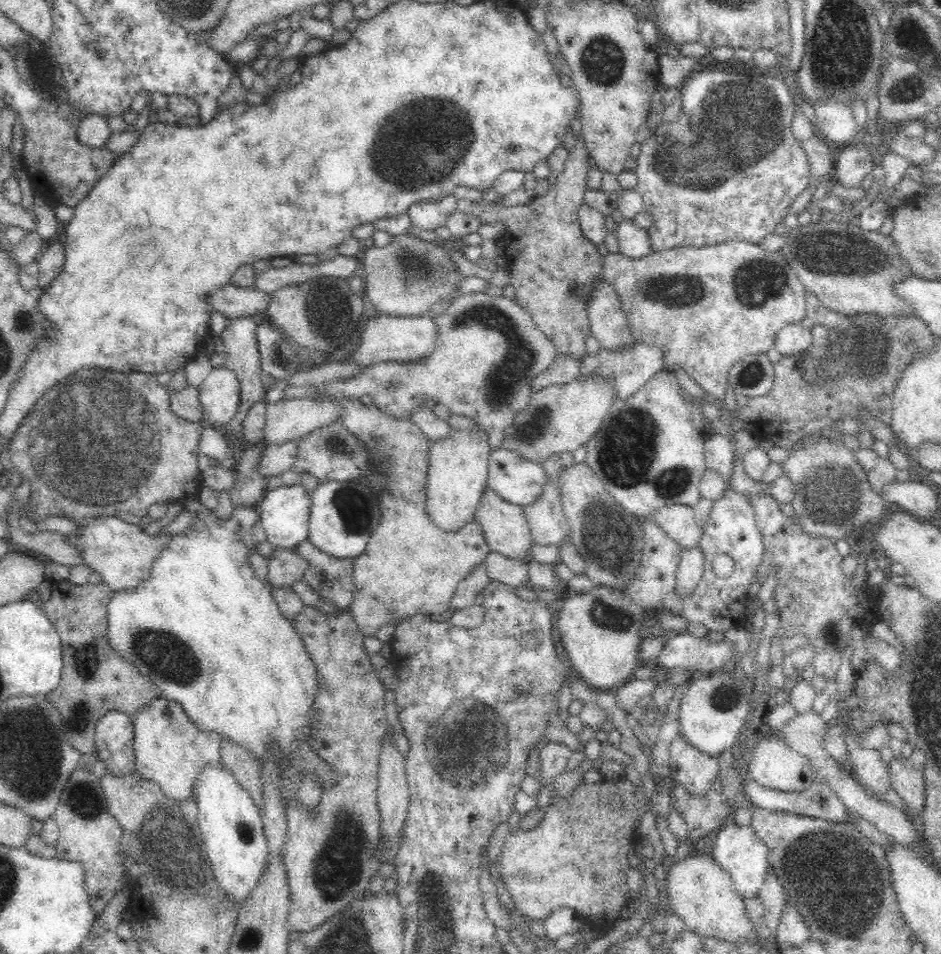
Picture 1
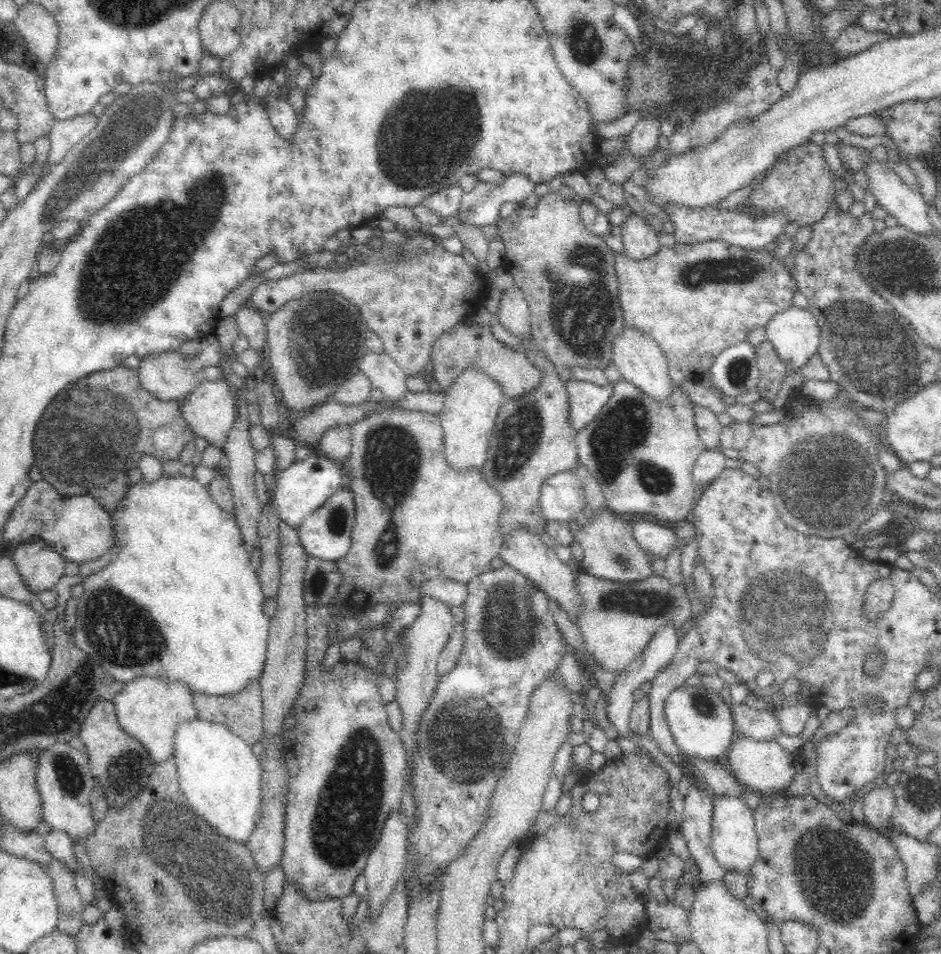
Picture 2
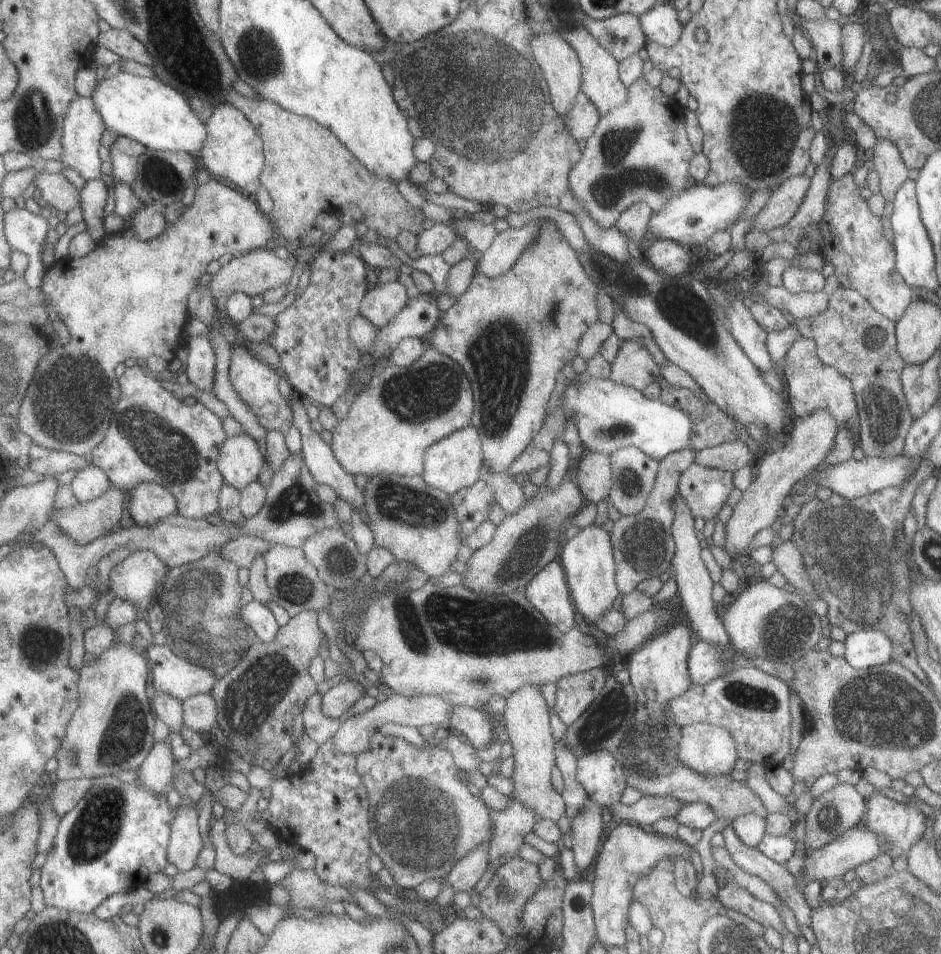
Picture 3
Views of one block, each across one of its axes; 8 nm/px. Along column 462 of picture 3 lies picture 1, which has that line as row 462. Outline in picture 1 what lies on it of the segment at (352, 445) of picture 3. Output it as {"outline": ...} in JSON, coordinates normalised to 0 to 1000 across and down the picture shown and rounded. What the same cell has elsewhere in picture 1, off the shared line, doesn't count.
{"outline":[[[353,418],[353,419],[358,419],[358,421],[360,421],[362,426],[365,426],[365,438],[362,439],[363,445],[366,445],[366,449],[368,449],[368,451],[370,451],[370,454],[374,454],[374,456],[376,456],[376,458],[378,458],[378,460],[380,460],[380,462],[385,464],[385,469],[387,469],[387,473],[389,473],[389,479],[391,479],[391,495],[389,495],[389,497],[387,497],[386,500],[383,500],[383,503],[389,508],[389,512],[392,512],[394,514],[396,522],[401,524],[401,532],[404,534],[404,539],[405,539],[404,547],[402,547],[402,551],[397,553],[397,558],[395,558],[395,562],[391,564],[391,568],[389,568],[387,579],[374,586],[375,609],[377,612],[377,617],[375,618],[375,626],[373,632],[371,633],[370,642],[374,645],[378,658],[383,661],[383,665],[385,667],[388,668],[399,667],[400,662],[402,662],[402,660],[404,660],[404,658],[406,658],[406,656],[408,656],[409,654],[419,654],[419,655],[425,654],[427,650],[436,646],[440,646],[441,644],[463,645],[473,642],[474,639],[476,639],[478,633],[477,629],[480,629],[480,626],[482,625],[485,617],[487,617],[489,610],[491,610],[493,606],[499,604],[499,602],[502,602],[502,597],[505,597],[506,593],[512,591],[512,589],[515,588],[515,585],[519,585],[519,582],[522,580],[521,573],[519,573],[518,564],[515,564],[515,557],[513,556],[513,551],[511,551],[511,547],[509,547],[508,540],[506,540],[504,537],[504,540],[501,541],[502,543],[499,544],[499,547],[497,547],[497,549],[493,549],[493,551],[491,551],[489,556],[482,556],[482,558],[476,558],[475,556],[471,556],[471,553],[469,553],[468,551],[464,551],[464,549],[462,549],[462,545],[460,545],[457,542],[457,536],[455,536],[455,513],[453,512],[453,509],[454,509],[455,491],[456,491],[456,475],[458,472],[458,468],[457,468],[456,460],[454,459],[454,457],[450,455],[450,452],[438,441],[420,438],[420,436],[418,436],[417,434],[411,434],[411,432],[408,432],[407,430],[405,430],[405,428],[401,428],[397,425],[393,427],[387,426],[387,423],[385,423],[385,421],[383,421],[382,418]]]}

